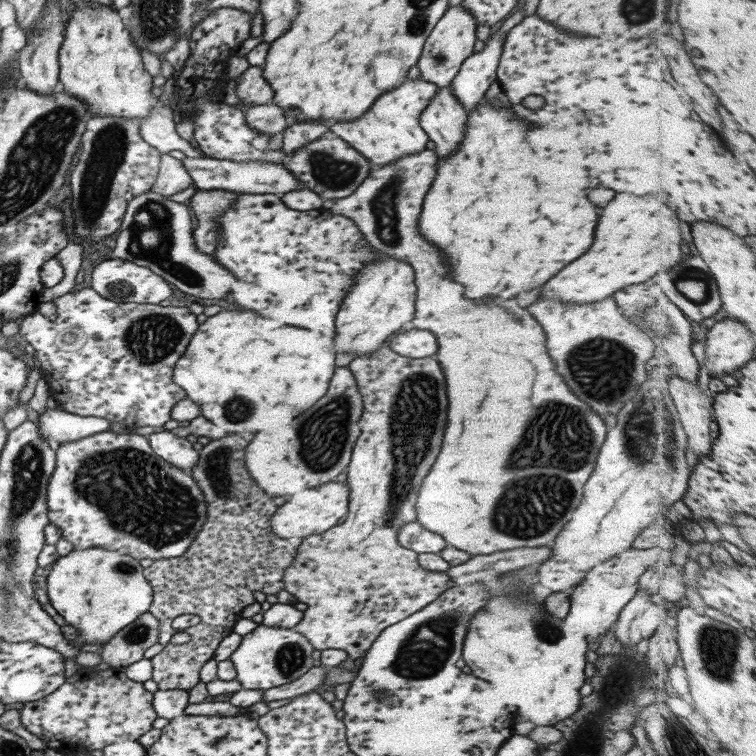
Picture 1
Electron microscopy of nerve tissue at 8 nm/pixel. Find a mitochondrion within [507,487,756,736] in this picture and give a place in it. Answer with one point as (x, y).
(718, 645)

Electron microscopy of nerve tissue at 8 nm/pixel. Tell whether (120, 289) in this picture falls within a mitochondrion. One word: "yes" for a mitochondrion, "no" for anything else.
yes

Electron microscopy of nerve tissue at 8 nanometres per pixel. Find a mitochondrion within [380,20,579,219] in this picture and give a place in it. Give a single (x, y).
(440, 54)

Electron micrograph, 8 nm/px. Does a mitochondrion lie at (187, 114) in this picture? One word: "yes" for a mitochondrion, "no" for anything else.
no

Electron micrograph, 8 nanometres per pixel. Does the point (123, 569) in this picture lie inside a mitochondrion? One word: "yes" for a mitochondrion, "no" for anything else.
yes

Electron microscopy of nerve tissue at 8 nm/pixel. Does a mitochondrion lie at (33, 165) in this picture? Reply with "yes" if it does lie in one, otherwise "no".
yes

